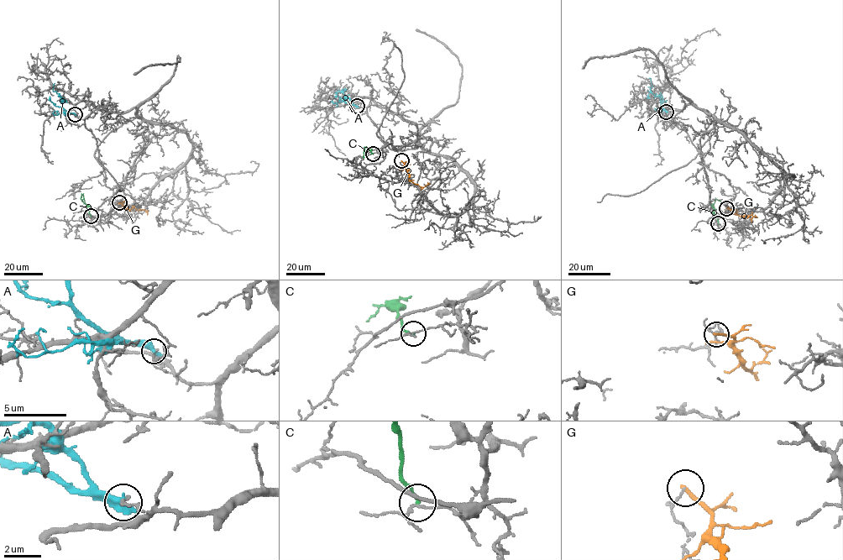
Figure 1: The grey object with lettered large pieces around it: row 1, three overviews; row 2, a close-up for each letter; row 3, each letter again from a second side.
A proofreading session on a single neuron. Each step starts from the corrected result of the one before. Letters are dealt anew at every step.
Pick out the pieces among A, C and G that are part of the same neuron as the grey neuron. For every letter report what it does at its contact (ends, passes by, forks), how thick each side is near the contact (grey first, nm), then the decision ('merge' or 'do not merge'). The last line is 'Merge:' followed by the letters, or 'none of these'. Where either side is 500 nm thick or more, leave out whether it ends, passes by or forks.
A: calibres 170 and 600 nm; do not merge
C: it ends; calibres 110 and 170 nm; do not merge
G: it ends; calibres 100 and 190 nm; do not merge
Merge: none of these

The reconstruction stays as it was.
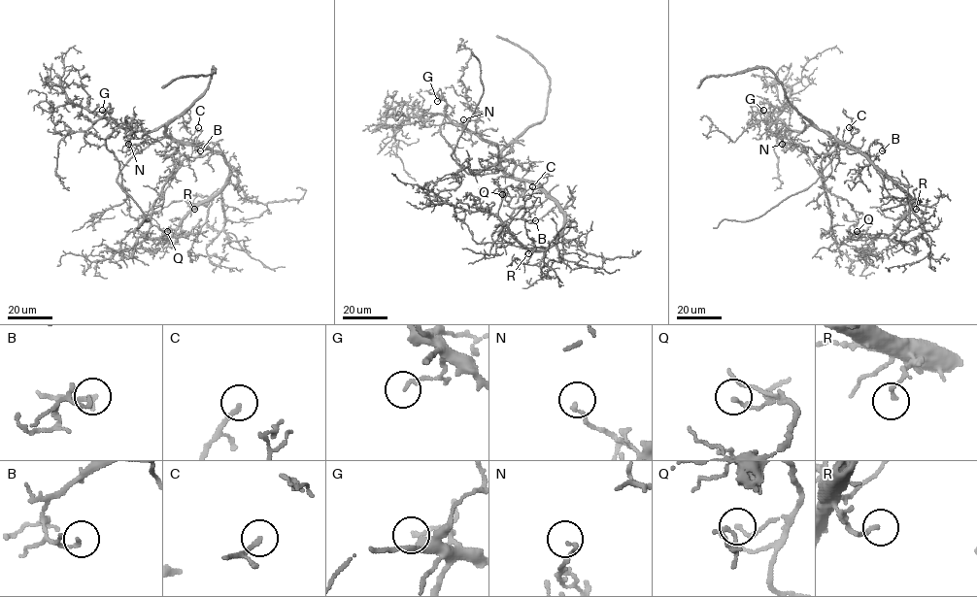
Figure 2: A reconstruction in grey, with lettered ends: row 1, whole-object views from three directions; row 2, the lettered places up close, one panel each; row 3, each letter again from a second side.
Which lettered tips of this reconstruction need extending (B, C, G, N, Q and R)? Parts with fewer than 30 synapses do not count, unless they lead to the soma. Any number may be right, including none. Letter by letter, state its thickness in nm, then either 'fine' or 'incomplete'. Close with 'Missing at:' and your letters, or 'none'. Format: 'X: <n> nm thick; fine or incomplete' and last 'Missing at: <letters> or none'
B: 140 nm thick; fine
C: 170 nm thick; fine
G: 150 nm thick; fine
N: 140 nm thick; fine
Q: 160 nm thick; fine
R: 150 nm thick; fine
Missing at: none

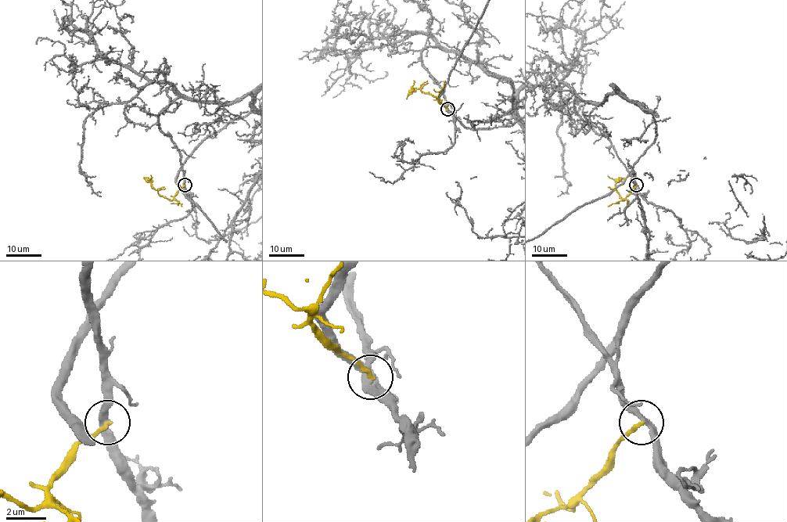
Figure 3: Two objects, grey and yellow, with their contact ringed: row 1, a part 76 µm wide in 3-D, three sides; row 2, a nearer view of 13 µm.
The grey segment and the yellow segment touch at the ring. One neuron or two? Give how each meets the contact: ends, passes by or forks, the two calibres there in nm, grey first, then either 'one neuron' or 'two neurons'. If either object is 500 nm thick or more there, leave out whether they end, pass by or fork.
grey passes by; yellow ends; calibres 300 and 200 nm; two neurons

